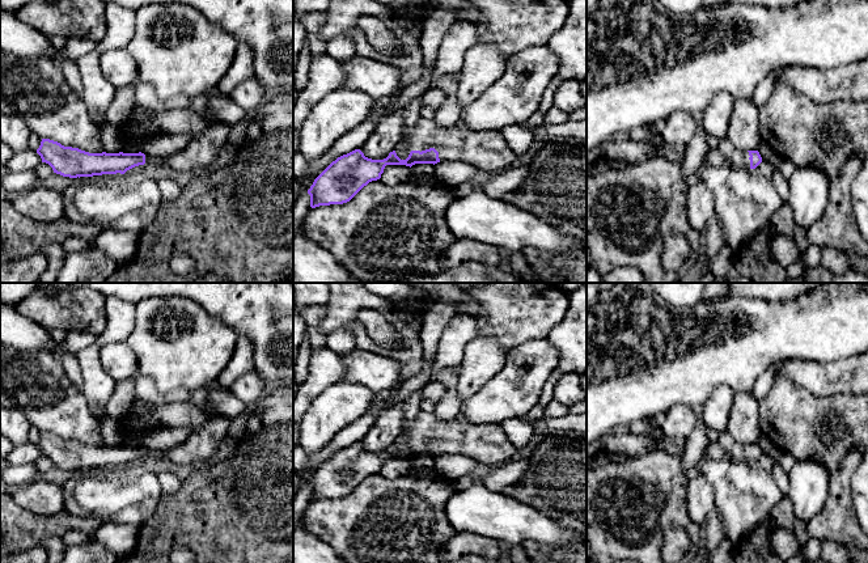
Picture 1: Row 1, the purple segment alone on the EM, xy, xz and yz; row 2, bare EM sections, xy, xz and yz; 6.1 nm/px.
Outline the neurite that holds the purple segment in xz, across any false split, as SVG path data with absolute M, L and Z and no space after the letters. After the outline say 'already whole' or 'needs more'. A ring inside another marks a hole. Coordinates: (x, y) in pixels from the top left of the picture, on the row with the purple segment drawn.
M422 118L407 136L410 154L401 160L395 151L384 160L372 160L355 149L333 161L313 182L308 194L310 207L343 204L364 186L381 178L386 165L437 164L462 161L479 170L499 174L516 160L500 131L473 131L462 122L444 128L436 120Z; needs more

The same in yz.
M728 137L717 140L716 148L733 168L755 169L762 162L762 157L758 151L741 151L736 148Z; needs more

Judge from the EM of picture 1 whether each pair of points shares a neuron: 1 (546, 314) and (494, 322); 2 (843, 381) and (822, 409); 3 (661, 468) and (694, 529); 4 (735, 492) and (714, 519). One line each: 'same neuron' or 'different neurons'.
1: same neuron
2: different neurons
3: same neuron
4: different neurons

